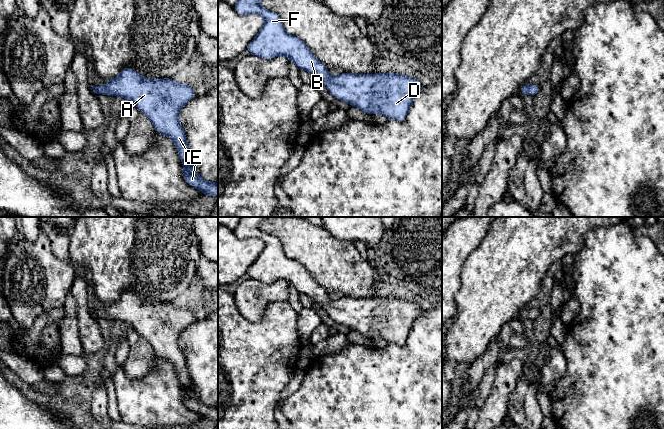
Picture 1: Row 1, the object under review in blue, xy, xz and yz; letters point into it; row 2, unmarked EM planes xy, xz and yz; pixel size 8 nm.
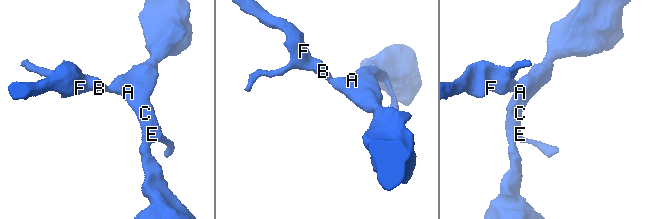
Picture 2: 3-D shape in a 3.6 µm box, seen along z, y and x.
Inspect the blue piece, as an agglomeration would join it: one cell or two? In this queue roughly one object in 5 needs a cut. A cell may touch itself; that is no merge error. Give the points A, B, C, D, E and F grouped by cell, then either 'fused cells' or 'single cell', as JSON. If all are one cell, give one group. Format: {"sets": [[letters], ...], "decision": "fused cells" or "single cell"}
{"sets": [["A", "B", "C", "D", "E", "F"]], "decision": "single cell"}

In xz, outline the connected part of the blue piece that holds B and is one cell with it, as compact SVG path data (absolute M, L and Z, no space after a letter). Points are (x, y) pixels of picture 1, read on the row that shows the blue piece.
M238 0L233 6L239 15L258 14L264 18L264 25L246 48L249 54L263 59L285 56L295 63L300 70L306 70L311 73L316 80L322 81L329 93L338 100L358 107L364 113L371 116L374 113L380 113L387 119L398 121L406 120L412 102L423 88L423 85L418 79L394 72L370 75L356 75L344 72L331 77L328 68L311 52L307 45L300 38L290 35L285 31L281 17L263 8L259 1L260 0Z

